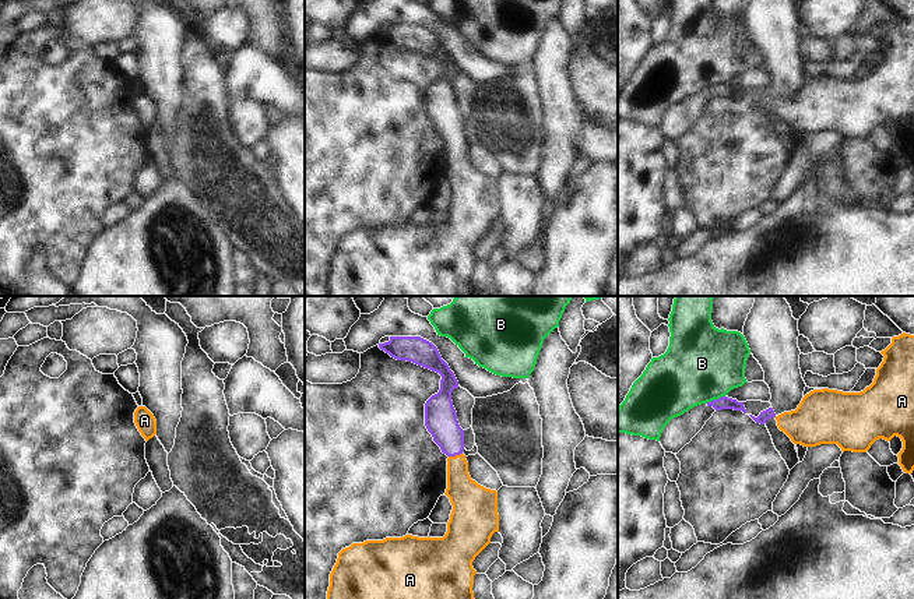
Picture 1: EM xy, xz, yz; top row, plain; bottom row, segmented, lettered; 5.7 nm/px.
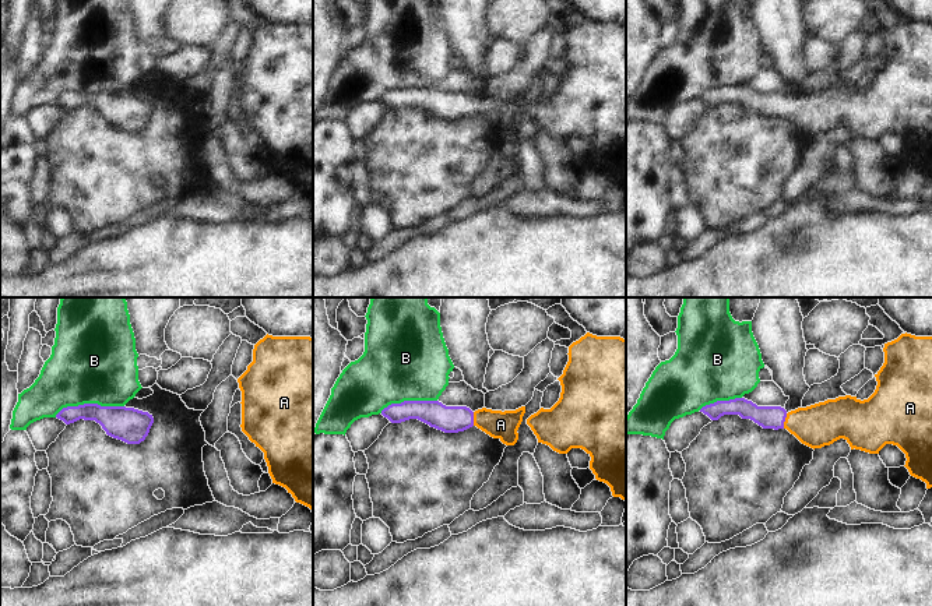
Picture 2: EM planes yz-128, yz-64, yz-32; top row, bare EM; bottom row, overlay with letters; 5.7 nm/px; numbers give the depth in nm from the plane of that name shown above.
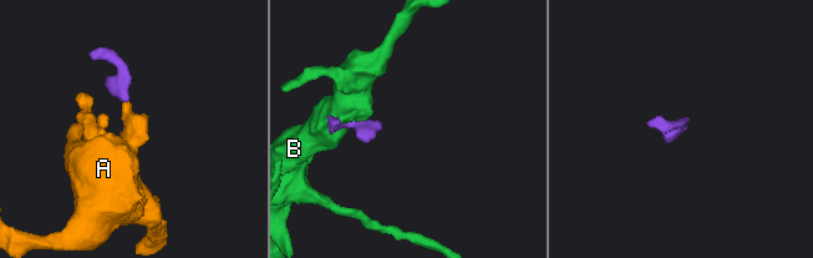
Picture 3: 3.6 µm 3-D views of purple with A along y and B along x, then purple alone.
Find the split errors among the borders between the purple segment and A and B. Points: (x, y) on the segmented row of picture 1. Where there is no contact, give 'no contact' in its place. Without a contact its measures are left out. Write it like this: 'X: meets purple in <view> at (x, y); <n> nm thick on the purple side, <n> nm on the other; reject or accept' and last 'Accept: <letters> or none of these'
A: meets purple in xz at (454, 455); 190 nm thick on the purple side, 190 nm on the other; accept
B: meets purple in yz at (714, 400); 80 nm thick on the purple side, 440 nm on the other; reject
Accept: A

